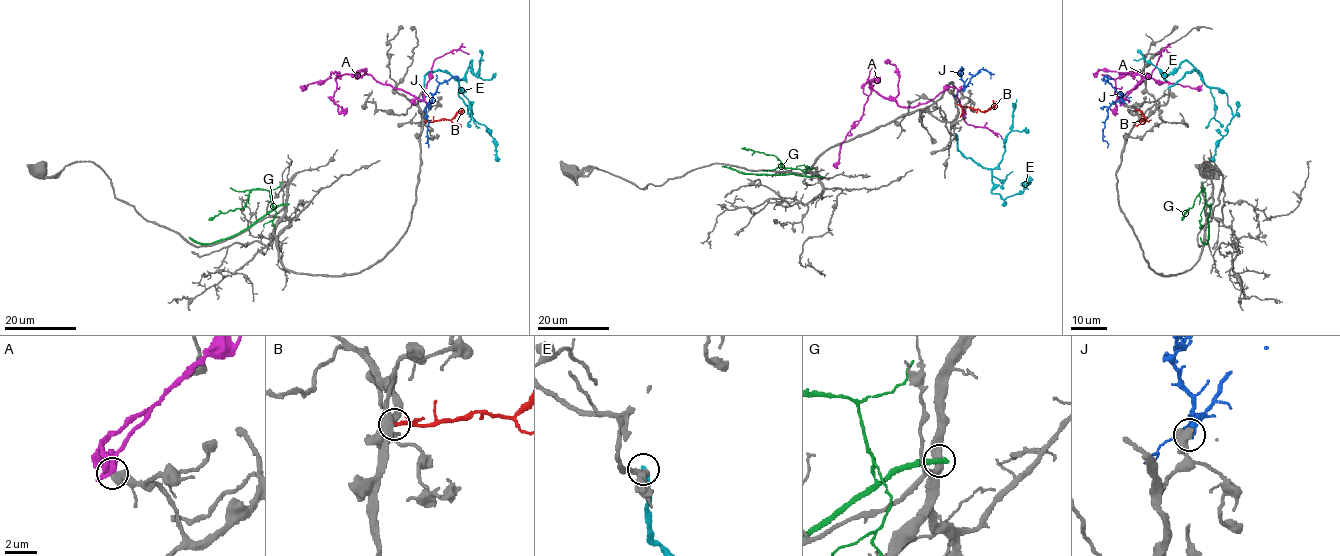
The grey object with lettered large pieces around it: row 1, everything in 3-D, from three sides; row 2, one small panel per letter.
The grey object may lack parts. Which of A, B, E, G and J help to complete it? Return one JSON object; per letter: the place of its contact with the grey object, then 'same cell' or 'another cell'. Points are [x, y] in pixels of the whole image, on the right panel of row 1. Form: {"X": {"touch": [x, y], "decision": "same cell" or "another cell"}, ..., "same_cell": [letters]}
{"A": {"touch": [1123, 104], "decision": "another cell"}, "B": {"touch": [1138, 121], "decision": "another cell"}, "E": {"touch": [1168, 88], "decision": "another cell"}, "G": {"touch": [1210, 204], "decision": "another cell"}, "J": {"touch": [1124, 103], "decision": "another cell"}, "same_cell": []}

